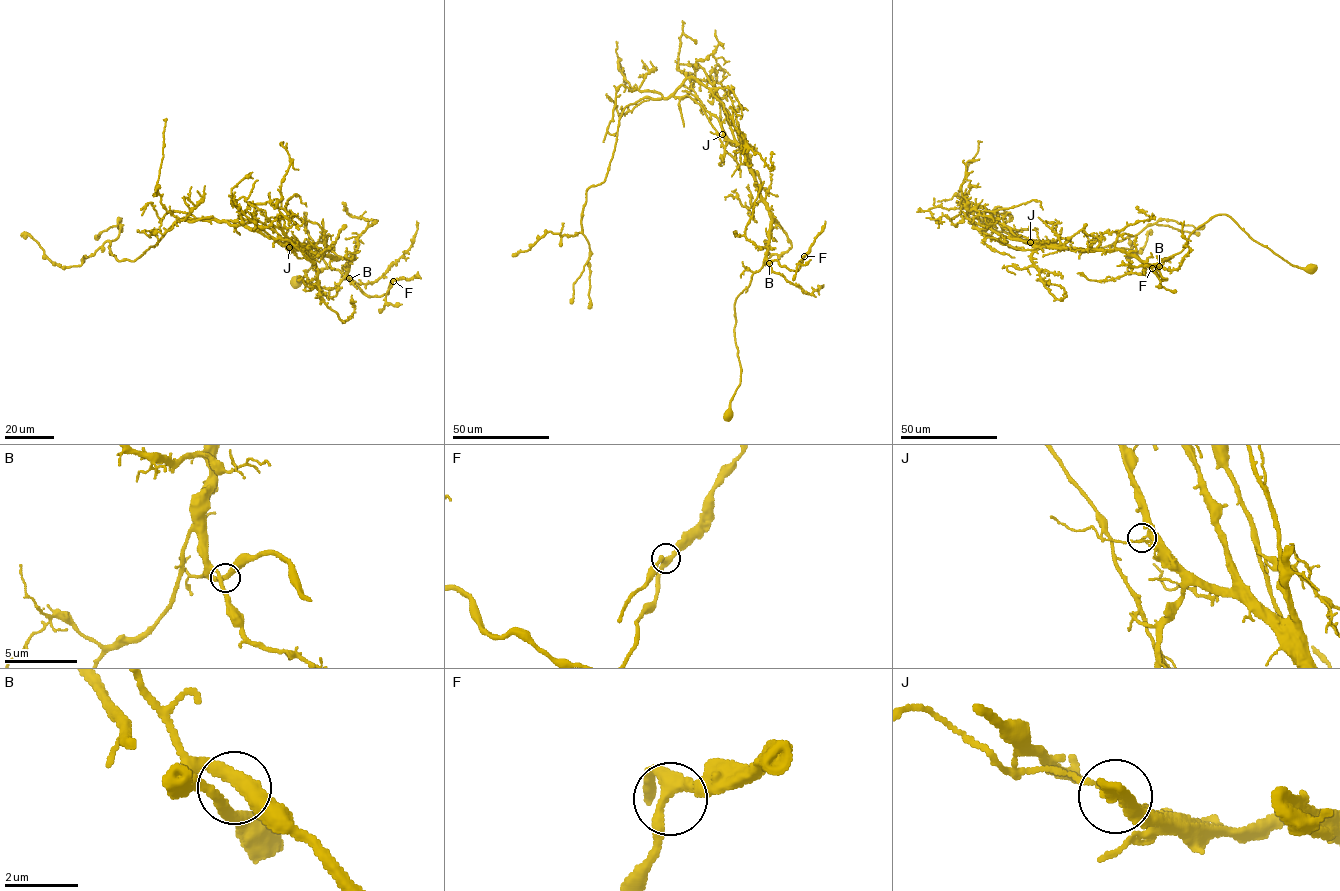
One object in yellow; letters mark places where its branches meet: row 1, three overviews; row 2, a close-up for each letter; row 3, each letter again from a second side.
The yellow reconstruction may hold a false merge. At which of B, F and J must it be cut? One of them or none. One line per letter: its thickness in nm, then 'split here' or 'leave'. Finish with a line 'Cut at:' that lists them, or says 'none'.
B: 400 nm | leave
F: 320 nm | leave
J: 200 nm | split here
Cut at: J

